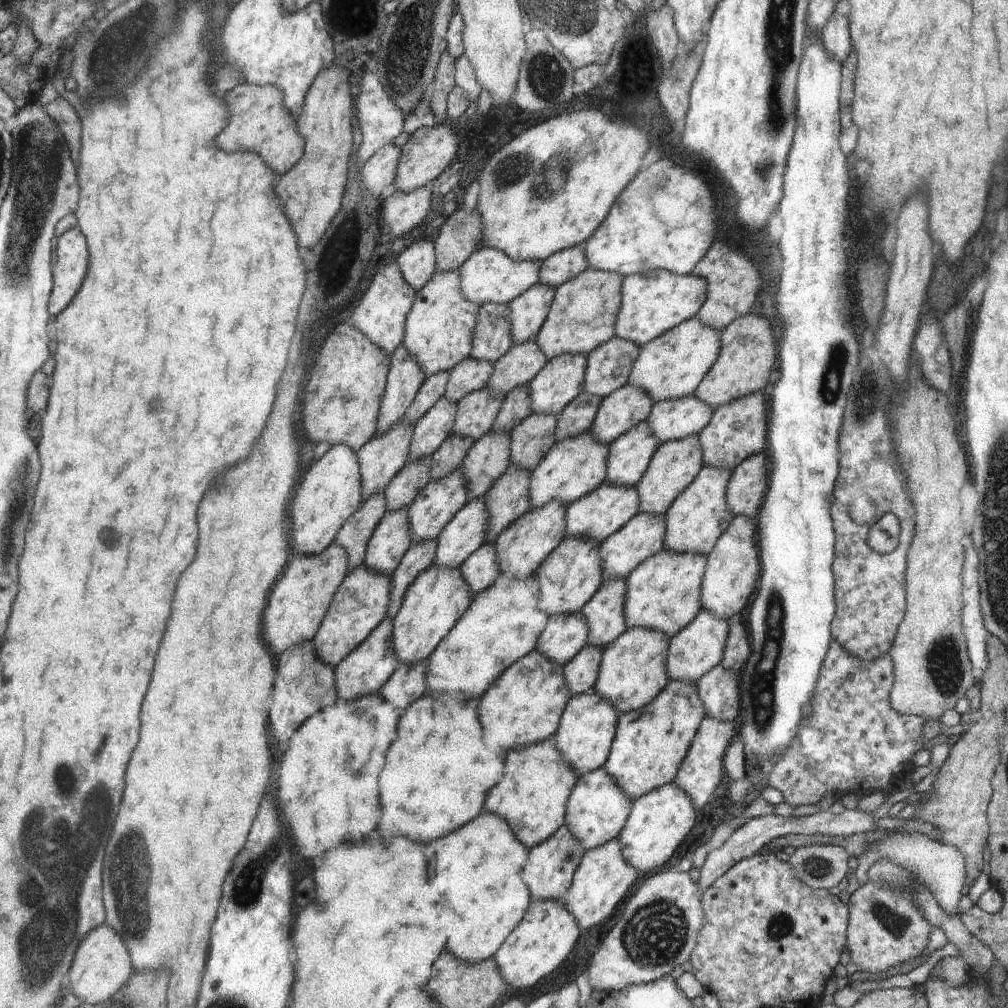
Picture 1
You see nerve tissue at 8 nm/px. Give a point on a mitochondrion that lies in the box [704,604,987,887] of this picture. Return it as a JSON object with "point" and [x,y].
{"point":[944,664]}

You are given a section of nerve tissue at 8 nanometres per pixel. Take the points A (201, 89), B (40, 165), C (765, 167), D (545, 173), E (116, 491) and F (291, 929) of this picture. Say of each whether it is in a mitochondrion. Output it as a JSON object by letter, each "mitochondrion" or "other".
{"A":"other","B":"mitochondrion","C":"mitochondrion","D":"mitochondrion","E":"other","F":"other"}

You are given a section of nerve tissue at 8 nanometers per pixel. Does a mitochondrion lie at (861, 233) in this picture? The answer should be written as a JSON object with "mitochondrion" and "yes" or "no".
{"mitochondrion":"no"}

